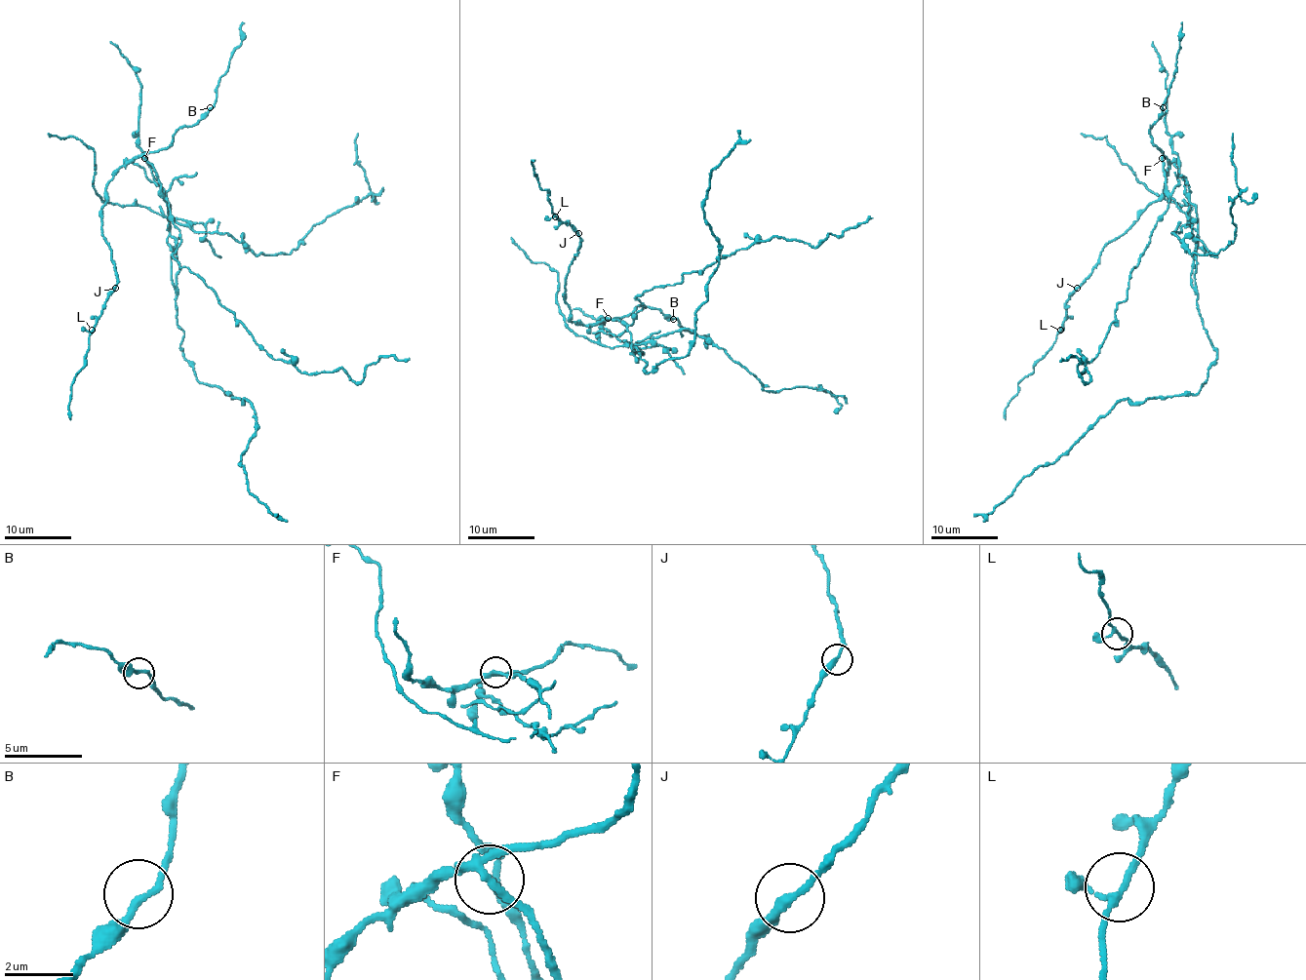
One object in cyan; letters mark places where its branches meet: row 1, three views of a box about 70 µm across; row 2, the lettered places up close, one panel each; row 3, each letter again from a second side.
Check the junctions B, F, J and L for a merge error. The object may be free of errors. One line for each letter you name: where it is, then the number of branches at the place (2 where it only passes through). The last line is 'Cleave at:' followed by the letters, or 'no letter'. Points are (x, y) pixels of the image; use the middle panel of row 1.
F: Place: (608, 318). Branches: 3
Cleave at: F

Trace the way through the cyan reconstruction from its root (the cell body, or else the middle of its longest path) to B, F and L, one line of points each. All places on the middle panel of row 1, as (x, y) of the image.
B: (639, 353), (633, 353), (631, 334), (624, 323), (608, 319), (627, 316), (638, 305), (656, 307), (673, 319)
F: (639, 353), (633, 353), (631, 334), (624, 323), (608, 318)
L: (639, 353), (633, 353), (631, 344), (597, 344), (567, 326), (565, 275), (580, 237), (555, 216)

